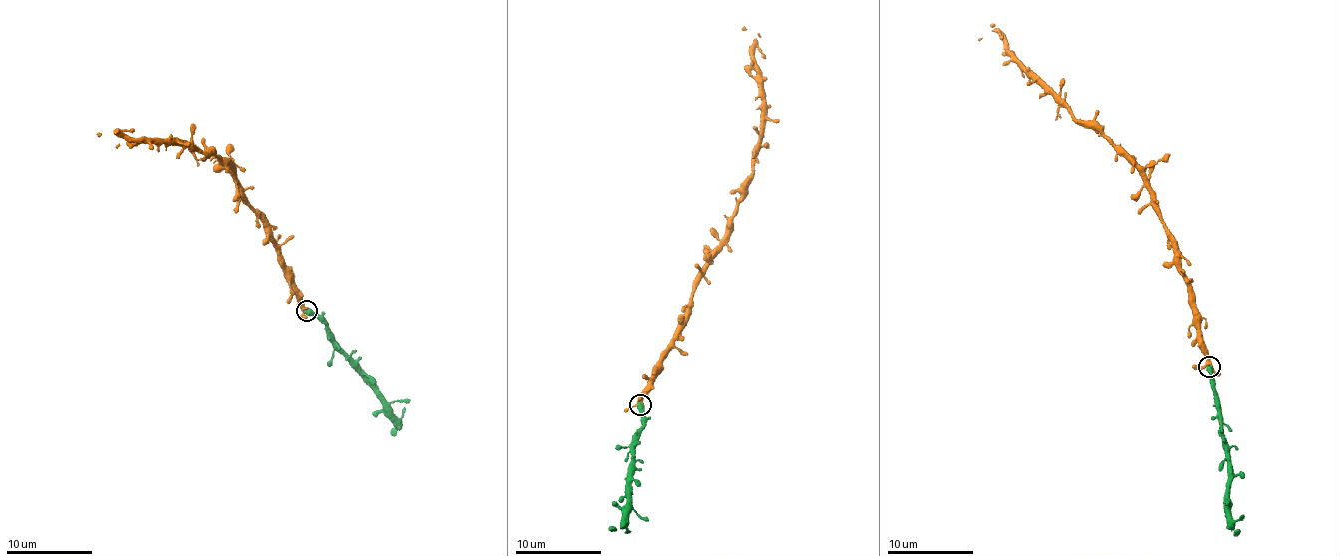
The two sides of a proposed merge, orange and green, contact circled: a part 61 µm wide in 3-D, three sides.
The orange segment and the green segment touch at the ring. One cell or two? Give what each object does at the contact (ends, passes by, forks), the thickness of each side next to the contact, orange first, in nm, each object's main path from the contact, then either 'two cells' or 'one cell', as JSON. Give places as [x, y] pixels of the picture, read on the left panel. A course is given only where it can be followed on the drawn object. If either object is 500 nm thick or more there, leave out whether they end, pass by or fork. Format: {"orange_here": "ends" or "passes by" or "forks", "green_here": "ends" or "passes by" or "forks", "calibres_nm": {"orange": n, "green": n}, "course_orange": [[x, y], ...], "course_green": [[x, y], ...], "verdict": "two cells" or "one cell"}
{"orange_here": "forks", "green_here": "ends", "calibres_nm": {"orange": 320, "green": 480}, "course_orange": [[307, 311], [270, 224], [249, 205], [226, 163], [214, 153], [206, 158], [188, 147], [96, 134]], "course_green": [[307, 311], [325, 323], [327, 340], [345, 354], [351, 366], [384, 404], [384, 414], [397, 426], [392, 435]], "verdict": "one cell"}

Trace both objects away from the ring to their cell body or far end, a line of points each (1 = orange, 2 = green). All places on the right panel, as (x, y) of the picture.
1: (1209, 367), (1191, 285), (1152, 191), (1126, 155), (1095, 129), (1075, 122), (1065, 107), (1026, 75), (992, 24)
2: (1209, 367), (1225, 446), (1229, 508), (1237, 535)

